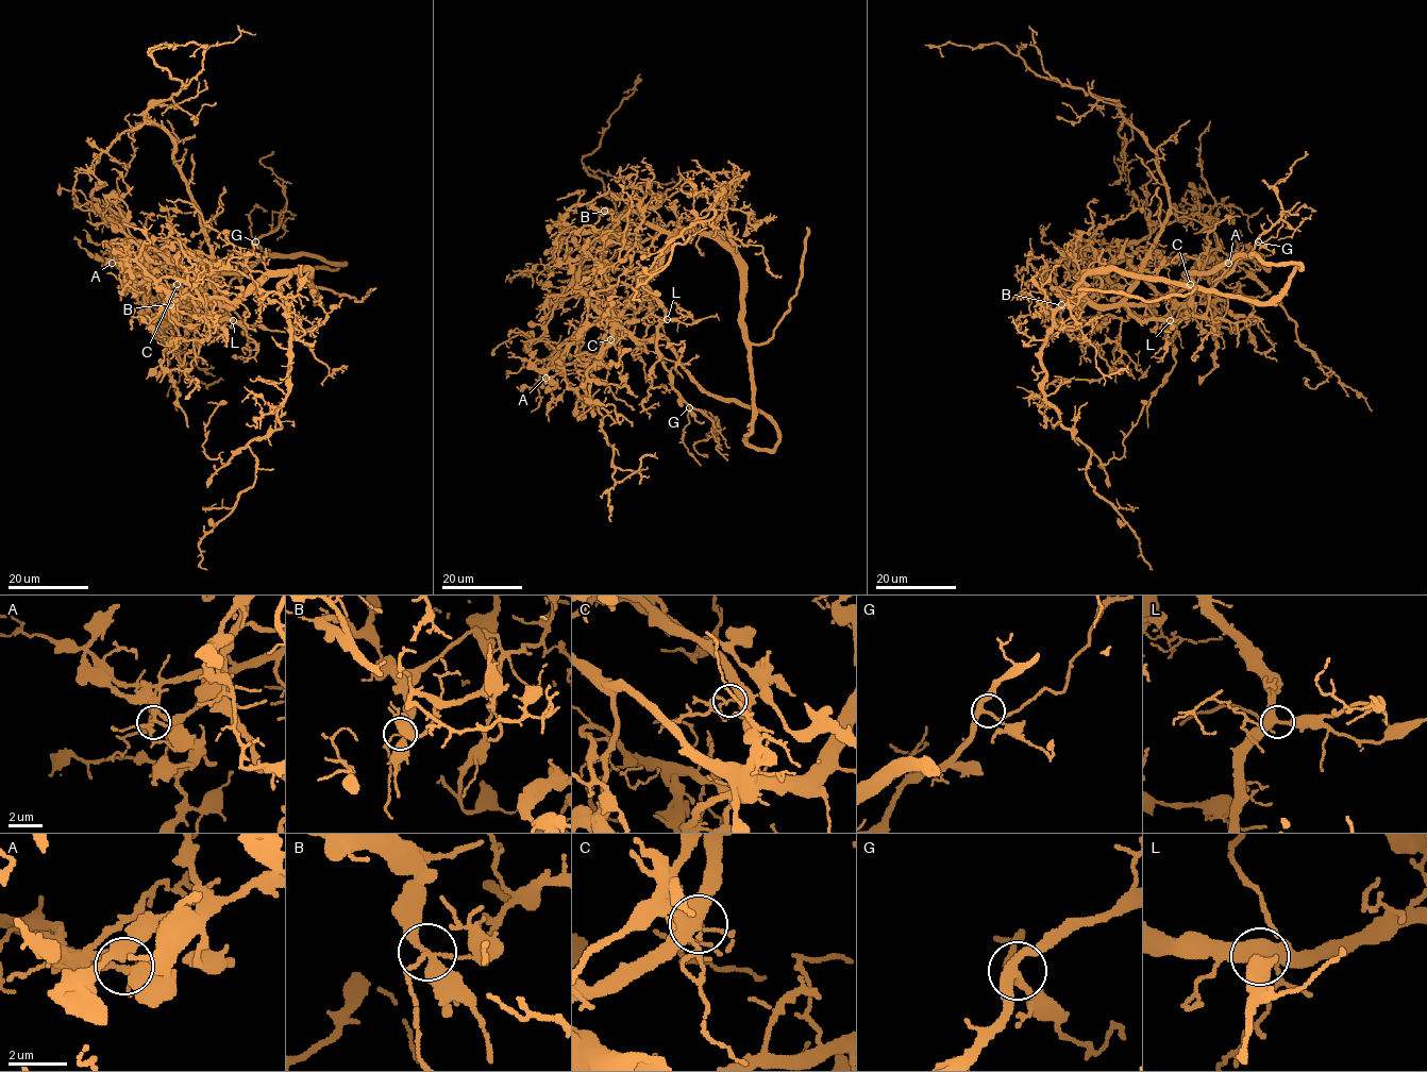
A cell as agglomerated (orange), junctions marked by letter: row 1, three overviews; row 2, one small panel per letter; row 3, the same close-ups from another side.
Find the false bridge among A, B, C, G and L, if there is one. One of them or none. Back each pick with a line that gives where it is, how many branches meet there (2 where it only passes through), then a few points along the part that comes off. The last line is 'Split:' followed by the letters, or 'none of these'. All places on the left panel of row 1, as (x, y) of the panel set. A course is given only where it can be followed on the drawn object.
A: place (112, 263); branches 6; course (111, 263), (121, 264), (121, 258), (106, 245), (94, 244), (83, 230)
Split: A

